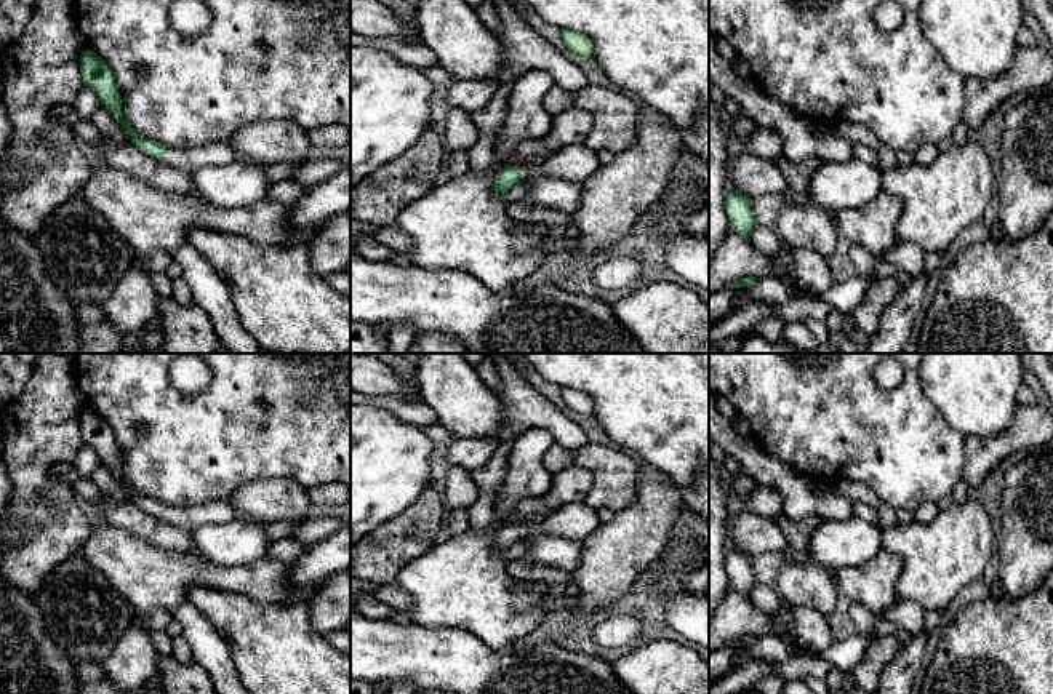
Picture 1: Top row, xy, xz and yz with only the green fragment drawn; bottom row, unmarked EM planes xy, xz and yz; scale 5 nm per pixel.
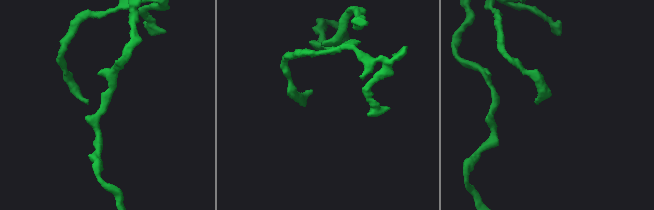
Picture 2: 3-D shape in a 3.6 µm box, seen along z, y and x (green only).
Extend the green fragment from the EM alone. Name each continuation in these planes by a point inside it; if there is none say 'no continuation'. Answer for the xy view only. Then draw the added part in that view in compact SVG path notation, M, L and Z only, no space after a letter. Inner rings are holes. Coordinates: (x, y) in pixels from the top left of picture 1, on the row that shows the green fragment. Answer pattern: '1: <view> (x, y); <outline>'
1: xy (220, 152); M229 141L210 142L190 149L178 149L165 146L163 162L173 168L192 173L202 166L218 166L235 162L237 157Z

